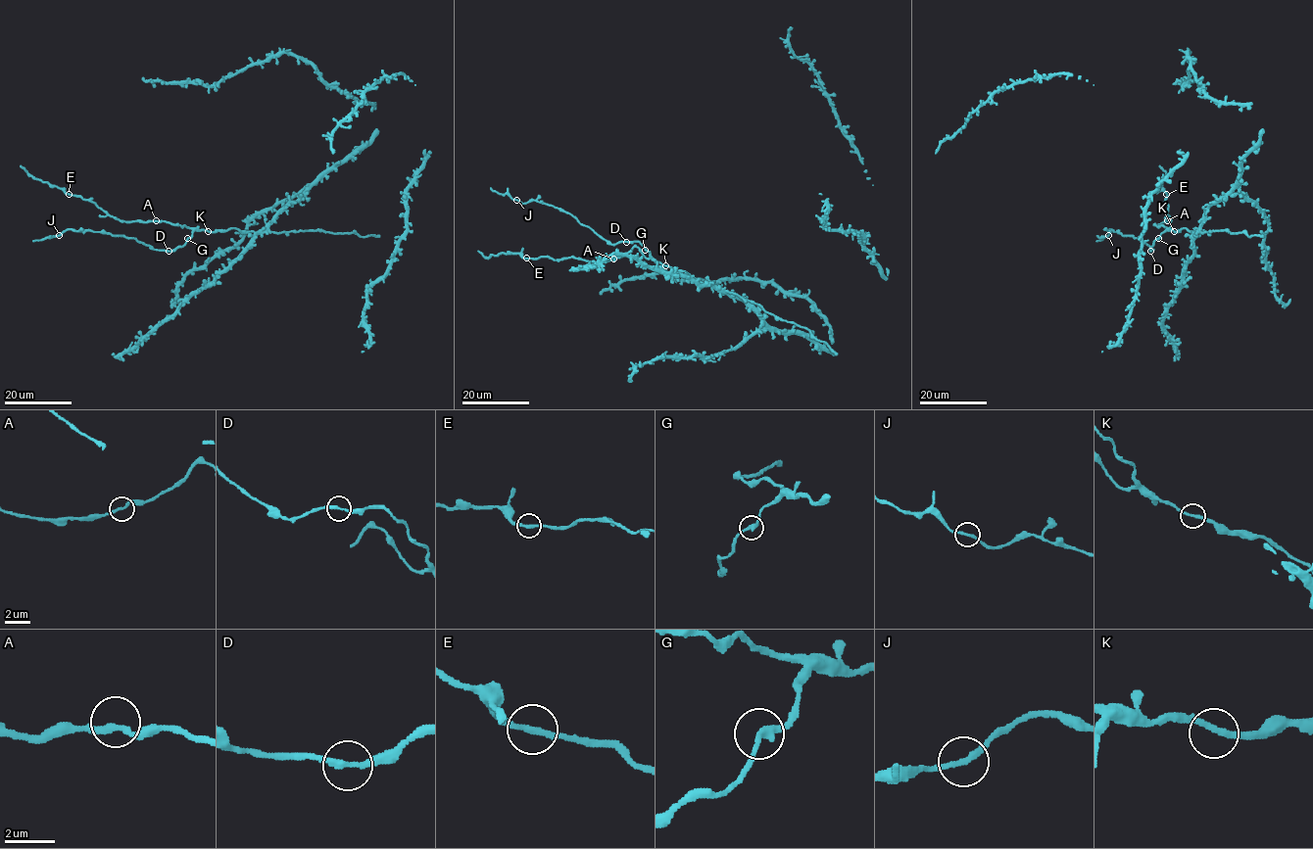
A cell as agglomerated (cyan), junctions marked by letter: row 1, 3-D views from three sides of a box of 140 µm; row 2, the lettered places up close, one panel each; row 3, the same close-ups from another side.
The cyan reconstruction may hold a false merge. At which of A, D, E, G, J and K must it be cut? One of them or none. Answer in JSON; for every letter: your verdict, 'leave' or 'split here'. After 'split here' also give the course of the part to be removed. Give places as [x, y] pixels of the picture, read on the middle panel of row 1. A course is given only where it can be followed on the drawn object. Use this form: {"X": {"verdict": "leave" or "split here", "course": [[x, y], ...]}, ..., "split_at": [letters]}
{"A": {"verdict": "leave"}, "D": {"verdict": "leave"}, "E": {"verdict": "leave"}, "G": {"verdict": "leave"}, "J": {"verdict": "leave"}, "K": {"verdict": "leave"}, "split_at": []}

